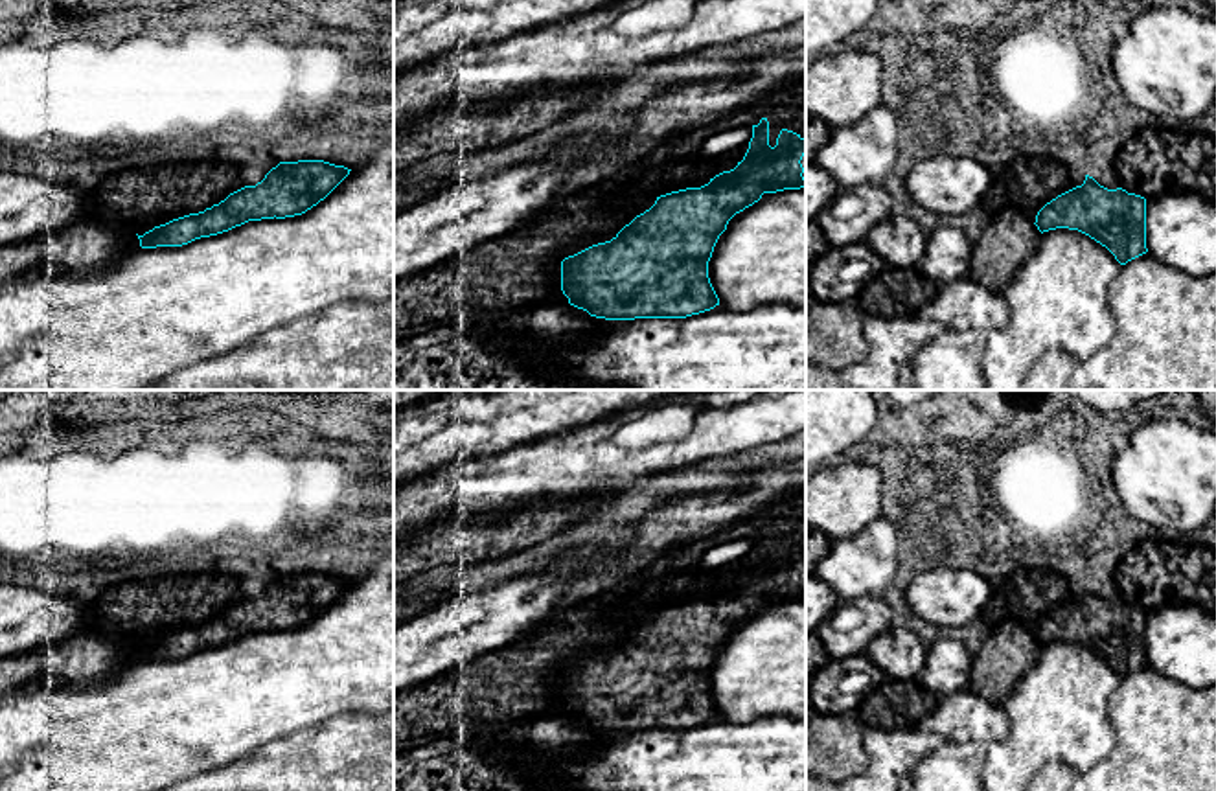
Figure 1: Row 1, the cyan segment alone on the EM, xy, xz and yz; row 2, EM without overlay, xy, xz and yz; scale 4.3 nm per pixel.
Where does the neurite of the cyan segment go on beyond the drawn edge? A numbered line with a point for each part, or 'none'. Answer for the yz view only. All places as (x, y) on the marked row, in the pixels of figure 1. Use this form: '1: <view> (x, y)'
none

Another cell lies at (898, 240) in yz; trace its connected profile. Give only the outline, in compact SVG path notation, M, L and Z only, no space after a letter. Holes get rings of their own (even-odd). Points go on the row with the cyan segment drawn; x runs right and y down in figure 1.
M892 213L876 224L865 239L874 254L892 267L918 267L927 234L907 215Z

